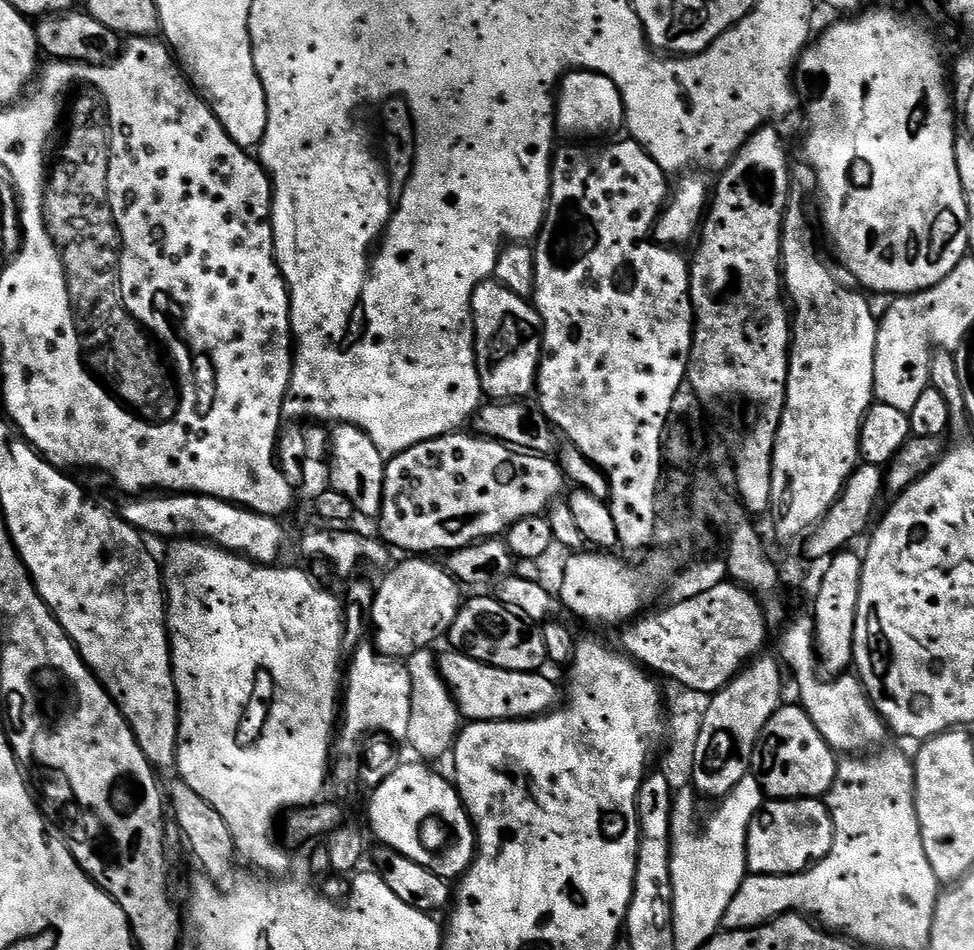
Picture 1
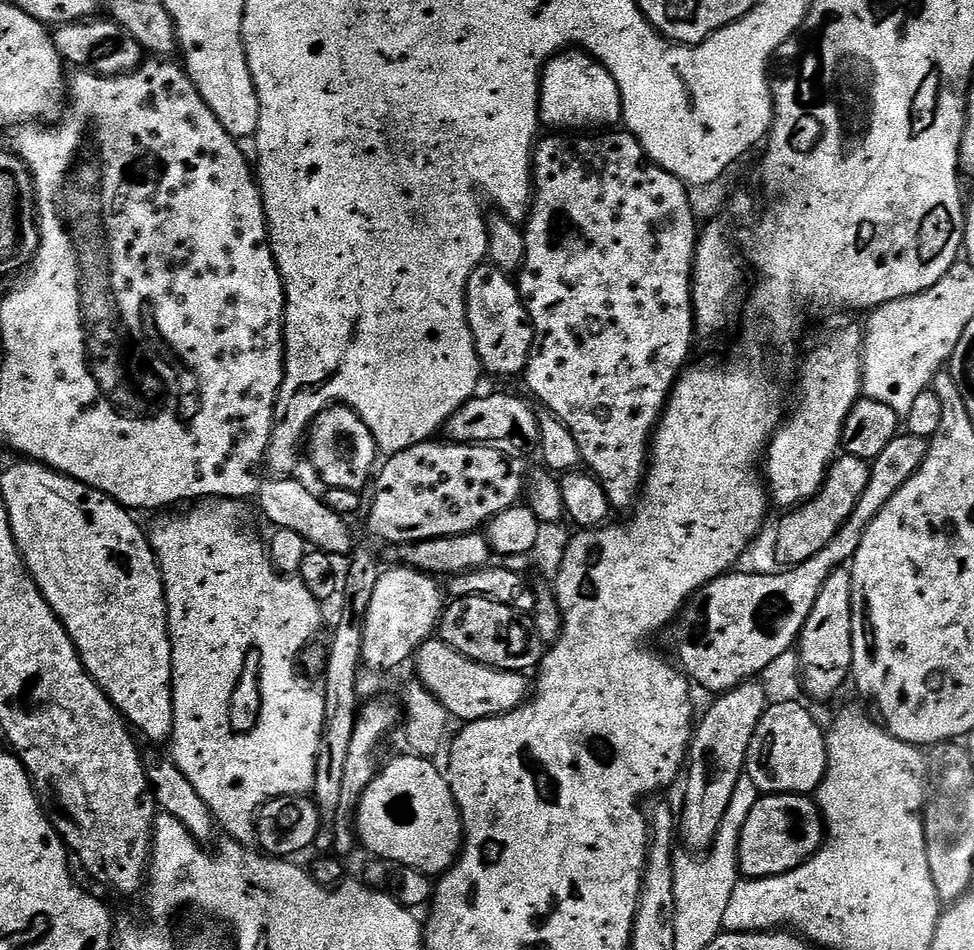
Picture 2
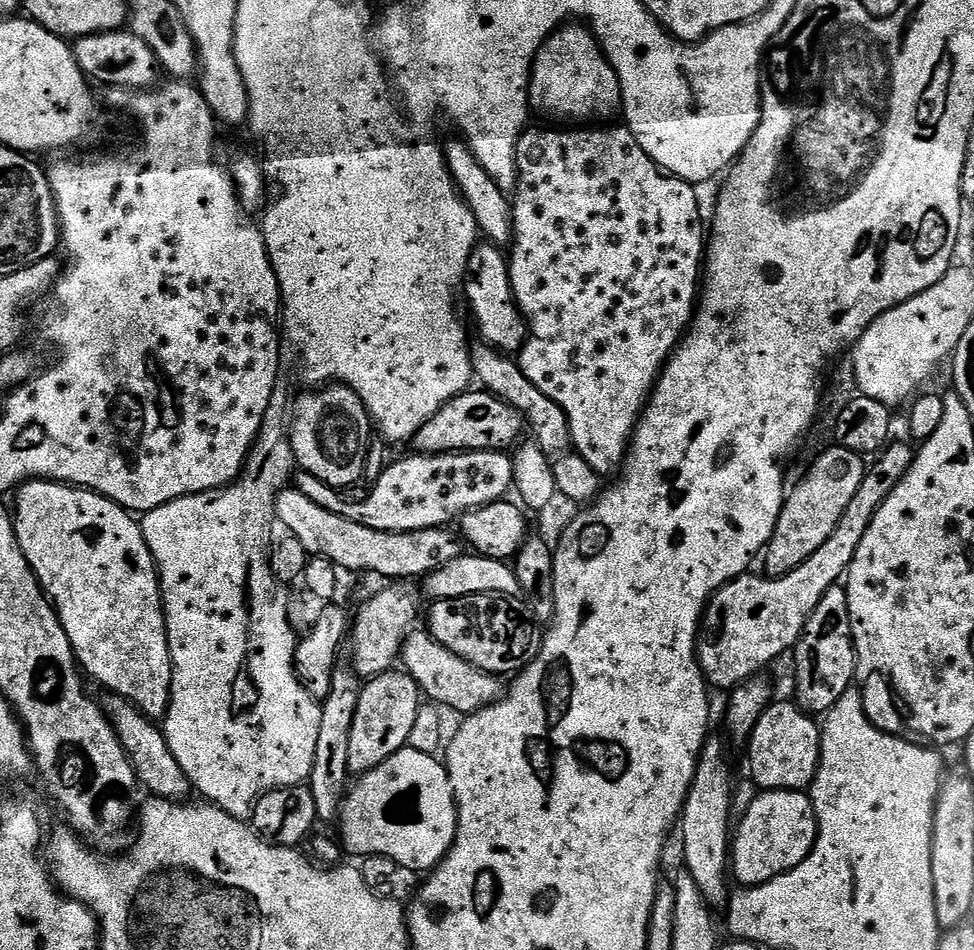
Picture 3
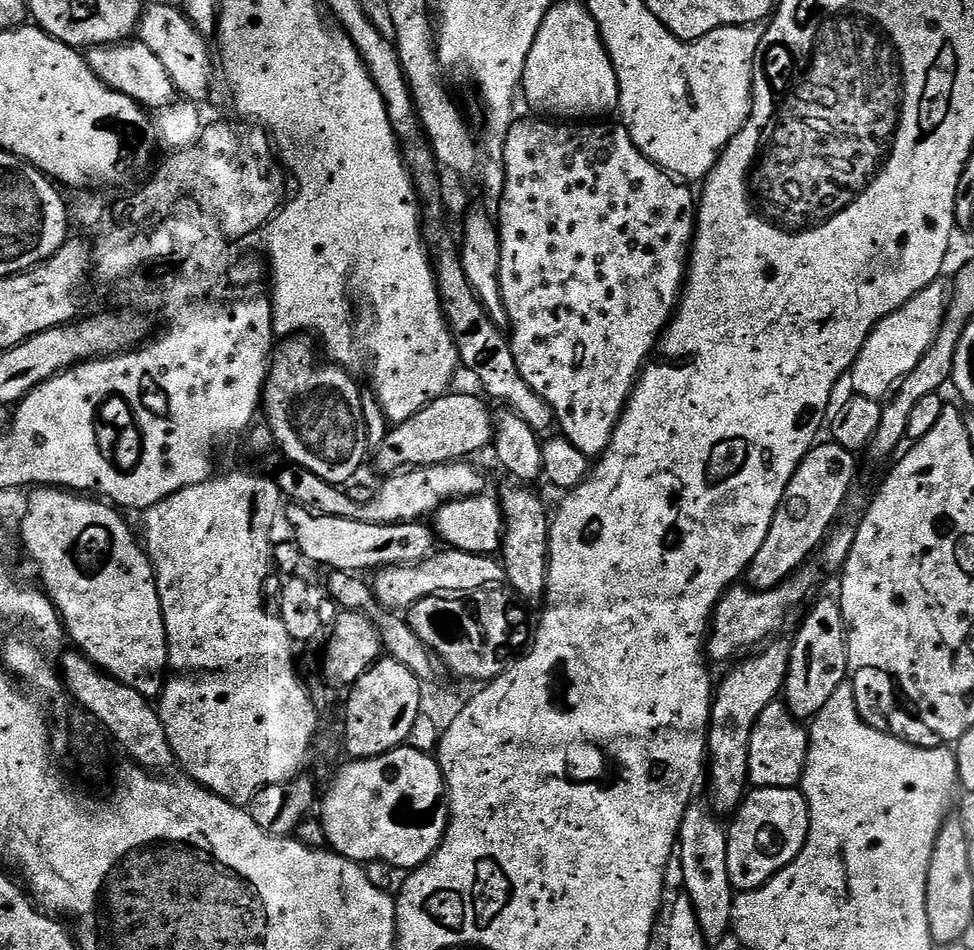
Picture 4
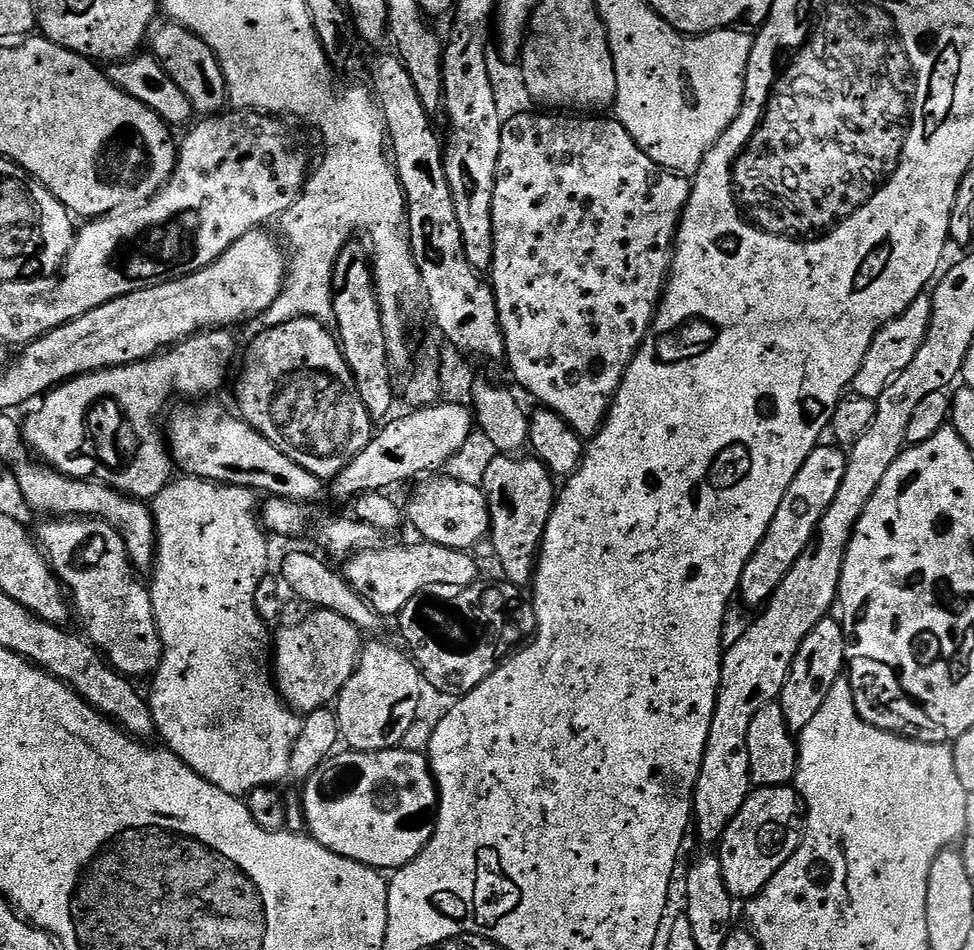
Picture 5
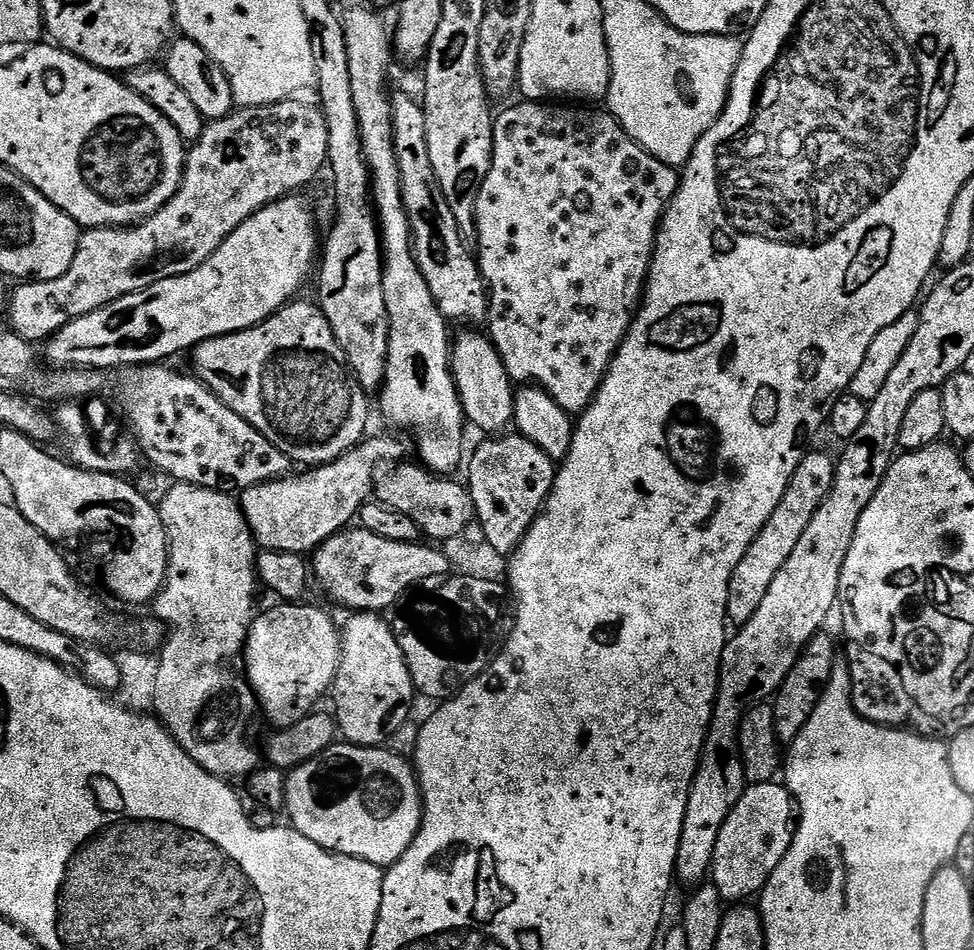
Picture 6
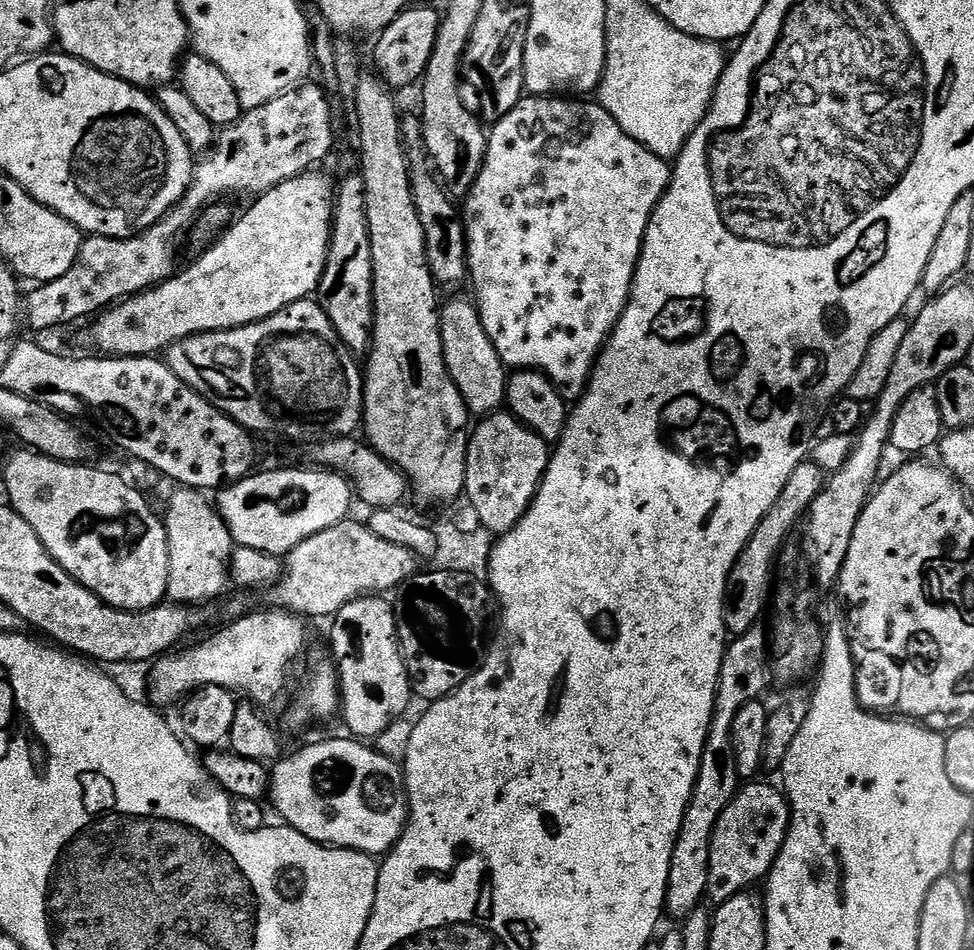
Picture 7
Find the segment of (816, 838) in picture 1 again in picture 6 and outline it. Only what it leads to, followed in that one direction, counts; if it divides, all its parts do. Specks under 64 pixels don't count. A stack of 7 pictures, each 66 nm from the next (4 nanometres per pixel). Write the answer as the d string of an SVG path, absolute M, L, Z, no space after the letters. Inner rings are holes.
M780 782L748 784L742 798L738 798L738 806L730 810L730 818L726 818L722 831L718 834L718 846L714 846L710 883L718 890L721 901L748 902L751 901L748 900L751 896L752 899L759 897L774 870L778 870L778 862L786 858L786 850L790 850L792 845L793 831L794 801L787 787Z

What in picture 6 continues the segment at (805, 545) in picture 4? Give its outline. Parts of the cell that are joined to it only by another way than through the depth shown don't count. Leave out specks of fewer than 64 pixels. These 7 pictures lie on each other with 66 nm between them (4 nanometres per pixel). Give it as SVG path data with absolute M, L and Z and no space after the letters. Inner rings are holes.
M805 451L802 462L798 462L798 470L794 470L794 478L790 478L786 494L782 494L782 502L778 502L778 510L774 510L770 522L762 526L758 538L754 538L750 550L746 550L742 562L738 562L738 567L730 578L728 619L733 625L739 626L754 618L758 606L762 606L762 598L766 598L766 590L770 590L770 582L774 582L778 570L786 566L786 558L794 554L798 538L802 538L806 526L810 526L814 510L818 510L826 494L830 494L836 473L836 460L824 452L812 451Z

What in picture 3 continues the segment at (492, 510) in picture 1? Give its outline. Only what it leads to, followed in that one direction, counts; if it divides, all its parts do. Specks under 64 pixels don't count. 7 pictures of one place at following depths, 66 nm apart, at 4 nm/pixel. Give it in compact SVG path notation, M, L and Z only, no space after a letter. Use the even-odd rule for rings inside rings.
M443 452L437 456L411 454L397 464L389 463L376 484L368 488L368 497L360 504L350 502L314 474L295 473L294 487L310 502L370 530L409 532L442 528L459 521L467 512L503 500L513 491L512 456L503 452Z

